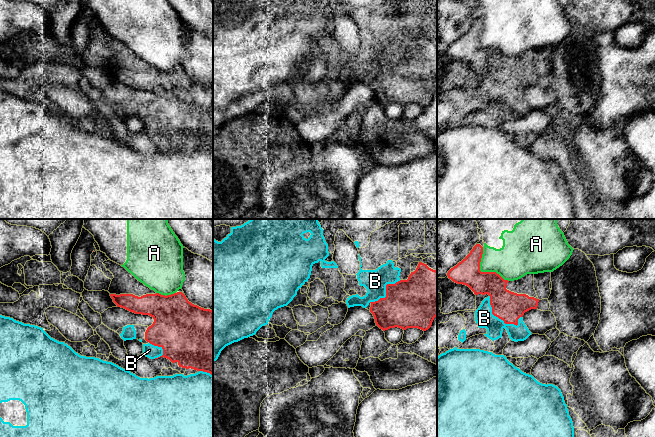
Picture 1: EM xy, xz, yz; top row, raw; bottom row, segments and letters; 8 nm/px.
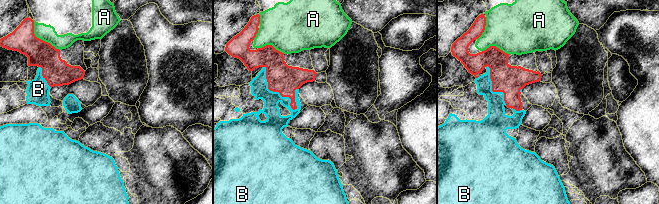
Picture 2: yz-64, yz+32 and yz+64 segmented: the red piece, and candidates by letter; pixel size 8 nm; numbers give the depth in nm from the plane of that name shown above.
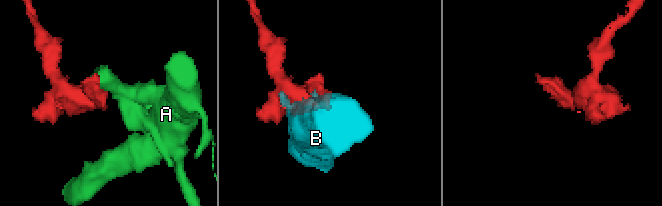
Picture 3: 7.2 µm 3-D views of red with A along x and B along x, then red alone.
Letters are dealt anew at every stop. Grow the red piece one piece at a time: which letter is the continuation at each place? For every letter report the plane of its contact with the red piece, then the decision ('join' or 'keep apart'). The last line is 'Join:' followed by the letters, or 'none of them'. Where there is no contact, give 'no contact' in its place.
A: yz | keep apart
B: yz | keep apart
Join: none of them

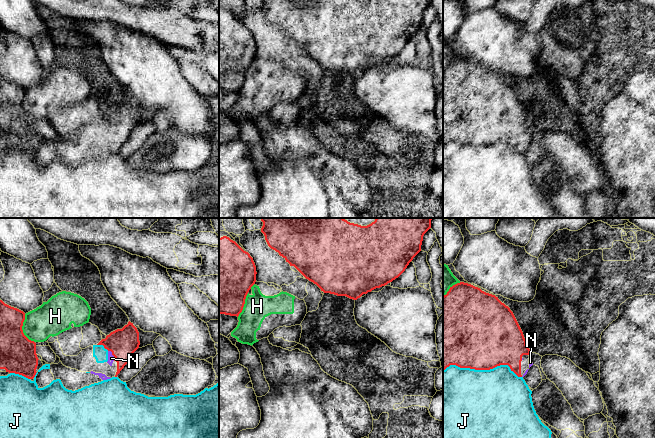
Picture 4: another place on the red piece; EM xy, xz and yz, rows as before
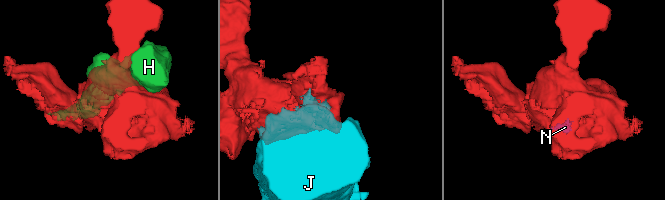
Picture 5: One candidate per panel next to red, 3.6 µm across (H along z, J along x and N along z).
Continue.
H: xy | keep apart
J: yz | keep apart
N: xy | join
Join: N

